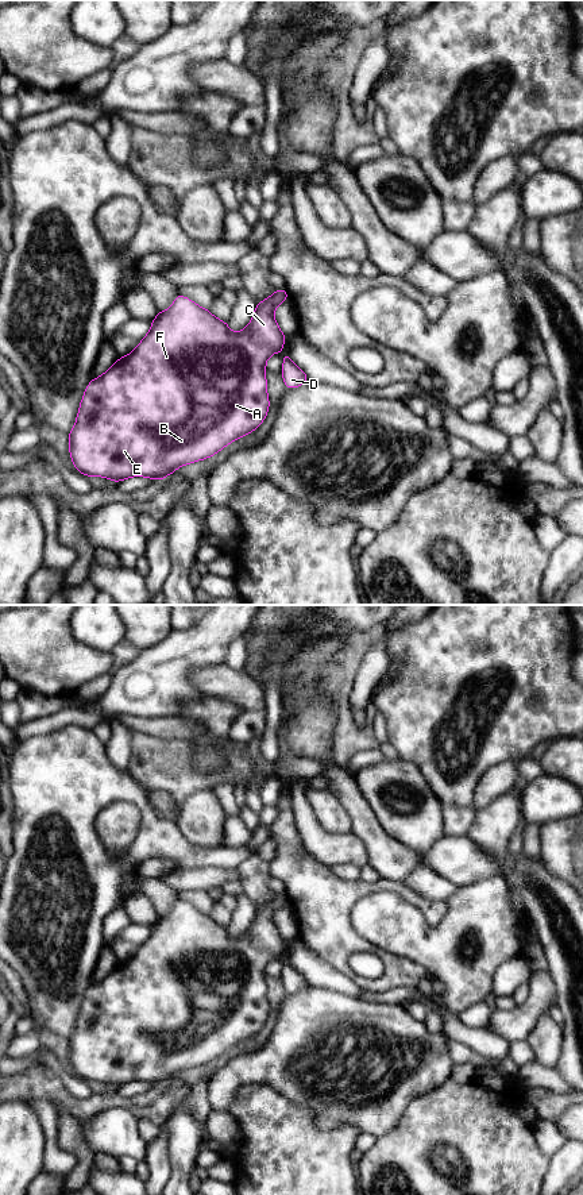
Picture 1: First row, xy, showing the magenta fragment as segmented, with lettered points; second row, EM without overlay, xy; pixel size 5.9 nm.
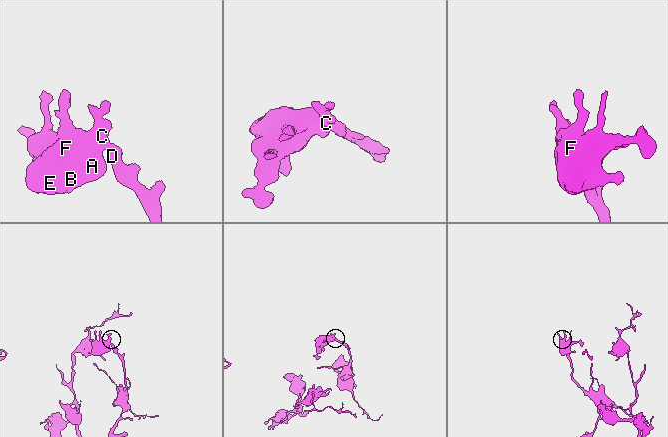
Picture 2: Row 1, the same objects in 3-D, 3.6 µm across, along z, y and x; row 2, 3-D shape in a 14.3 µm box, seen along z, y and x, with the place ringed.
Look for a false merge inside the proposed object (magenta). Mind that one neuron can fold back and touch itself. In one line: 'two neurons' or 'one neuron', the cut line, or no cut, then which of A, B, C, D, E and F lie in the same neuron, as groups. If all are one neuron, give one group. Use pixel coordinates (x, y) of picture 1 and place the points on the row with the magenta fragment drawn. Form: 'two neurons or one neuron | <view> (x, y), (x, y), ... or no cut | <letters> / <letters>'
one neuron | no cut | A B C D E F

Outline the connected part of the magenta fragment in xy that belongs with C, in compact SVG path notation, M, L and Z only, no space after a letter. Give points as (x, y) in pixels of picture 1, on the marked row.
M286 288L273 292L256 304L248 325L240 332L232 332L227 321L178 293L167 311L158 311L148 334L135 350L117 358L104 374L88 383L74 427L67 433L76 471L86 477L104 477L115 483L131 477L162 481L178 467L211 458L255 431L270 408L266 362L277 351L282 352L286 342L274 311L287 300Z

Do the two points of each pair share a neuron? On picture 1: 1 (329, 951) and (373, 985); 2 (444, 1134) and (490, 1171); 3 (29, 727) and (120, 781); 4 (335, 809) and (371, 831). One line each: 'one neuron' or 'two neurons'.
1: one neuron
2: one neuron
3: two neurons
4: two neurons

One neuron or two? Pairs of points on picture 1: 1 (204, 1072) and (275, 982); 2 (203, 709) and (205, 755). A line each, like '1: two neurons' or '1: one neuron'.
1: one neuron
2: one neuron

